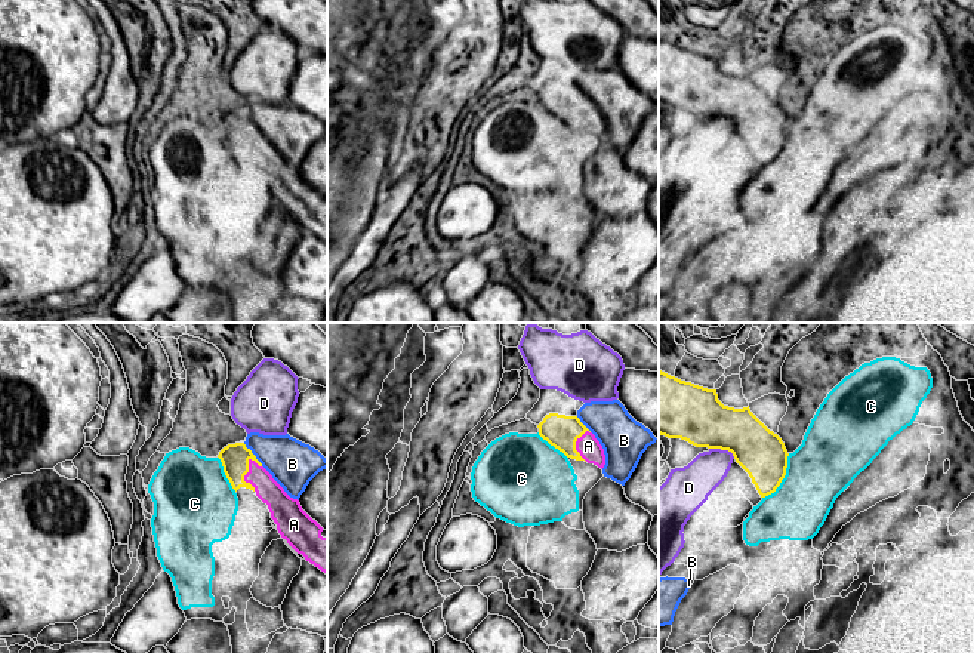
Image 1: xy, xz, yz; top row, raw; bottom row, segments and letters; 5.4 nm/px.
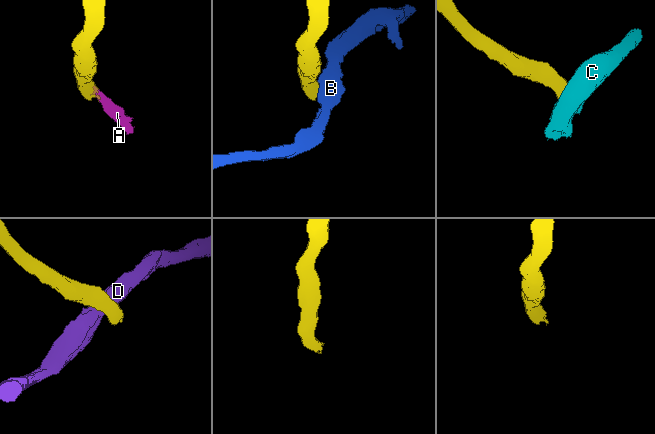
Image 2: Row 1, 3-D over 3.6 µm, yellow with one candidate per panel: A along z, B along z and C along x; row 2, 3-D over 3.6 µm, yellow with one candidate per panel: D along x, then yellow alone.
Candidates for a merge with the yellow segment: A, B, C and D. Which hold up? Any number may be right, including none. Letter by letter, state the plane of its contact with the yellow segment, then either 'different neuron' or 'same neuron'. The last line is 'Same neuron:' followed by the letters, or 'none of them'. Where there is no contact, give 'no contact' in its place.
A: xy | same neuron
B: xy | different neuron
C: yz | different neuron
D: yz | different neuron
Same neuron: A

